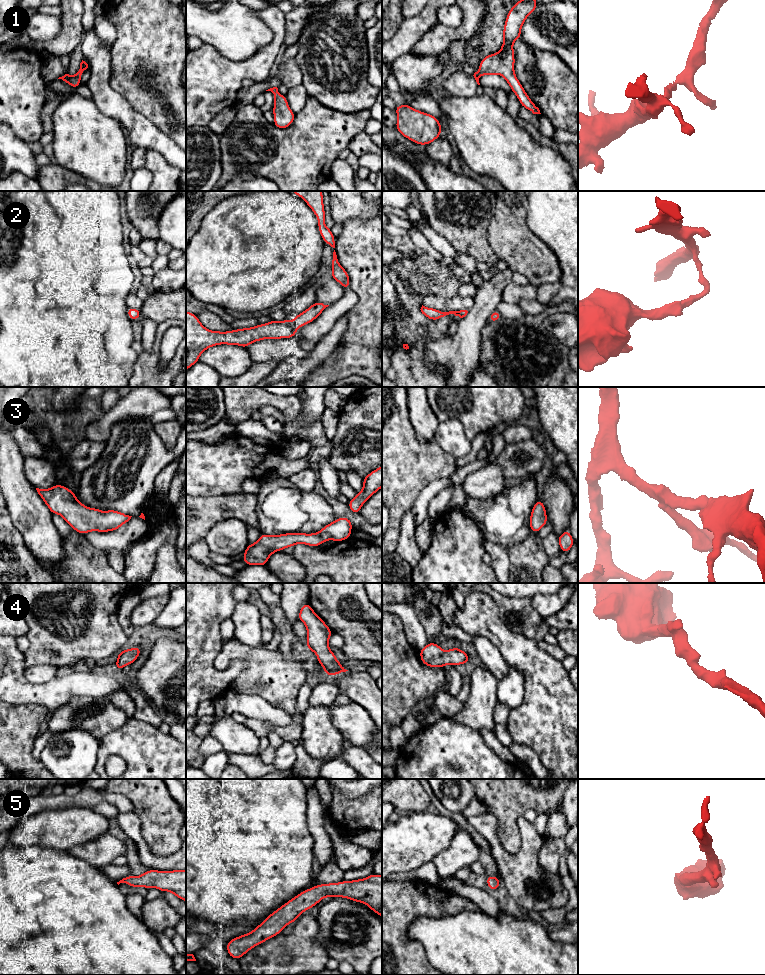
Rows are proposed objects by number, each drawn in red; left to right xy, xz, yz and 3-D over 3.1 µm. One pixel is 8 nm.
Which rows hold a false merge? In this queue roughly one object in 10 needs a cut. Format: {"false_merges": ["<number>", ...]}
{"false_merges": []}

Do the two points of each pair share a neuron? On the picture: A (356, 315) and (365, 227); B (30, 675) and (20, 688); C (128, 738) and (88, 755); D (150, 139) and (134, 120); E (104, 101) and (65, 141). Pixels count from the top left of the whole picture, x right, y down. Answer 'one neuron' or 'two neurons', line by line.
A: one neuron
B: two neurons
C: two neurons
D: one neuron
E: two neurons

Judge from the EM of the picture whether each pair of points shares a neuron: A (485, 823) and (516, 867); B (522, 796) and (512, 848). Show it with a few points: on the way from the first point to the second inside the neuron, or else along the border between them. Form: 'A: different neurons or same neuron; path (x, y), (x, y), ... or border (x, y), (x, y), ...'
A: same neuron; path (490, 834), (497, 850), (505, 858)
B: same neuron; path (510, 809), (510, 835)

